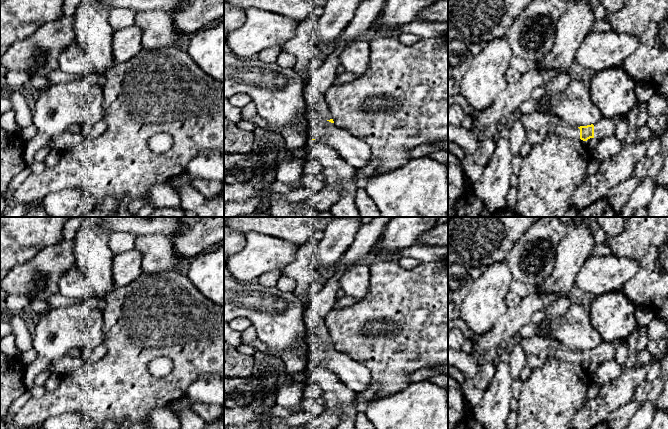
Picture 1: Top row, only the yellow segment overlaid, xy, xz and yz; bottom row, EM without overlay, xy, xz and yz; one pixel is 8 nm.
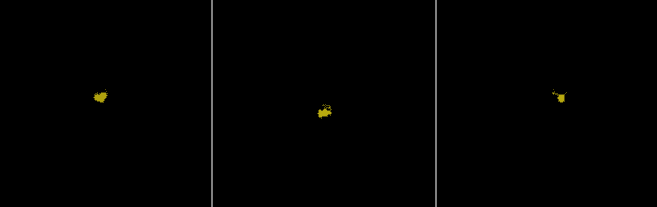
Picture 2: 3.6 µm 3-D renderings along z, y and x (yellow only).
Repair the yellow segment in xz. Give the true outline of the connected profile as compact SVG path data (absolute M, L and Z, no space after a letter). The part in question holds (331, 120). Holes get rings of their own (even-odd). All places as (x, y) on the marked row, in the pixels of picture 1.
M361 0L350 24L343 30L337 41L323 54L323 64L311 73L305 86L305 101L312 113L323 115L327 121L334 123L330 117L325 93L334 84L336 69L341 64L342 50L350 42L360 39L370 28L384 9L388 0Z

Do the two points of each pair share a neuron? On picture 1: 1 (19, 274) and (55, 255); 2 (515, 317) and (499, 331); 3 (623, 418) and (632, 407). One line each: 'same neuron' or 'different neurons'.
1: same neuron
2: same neuron
3: same neuron

